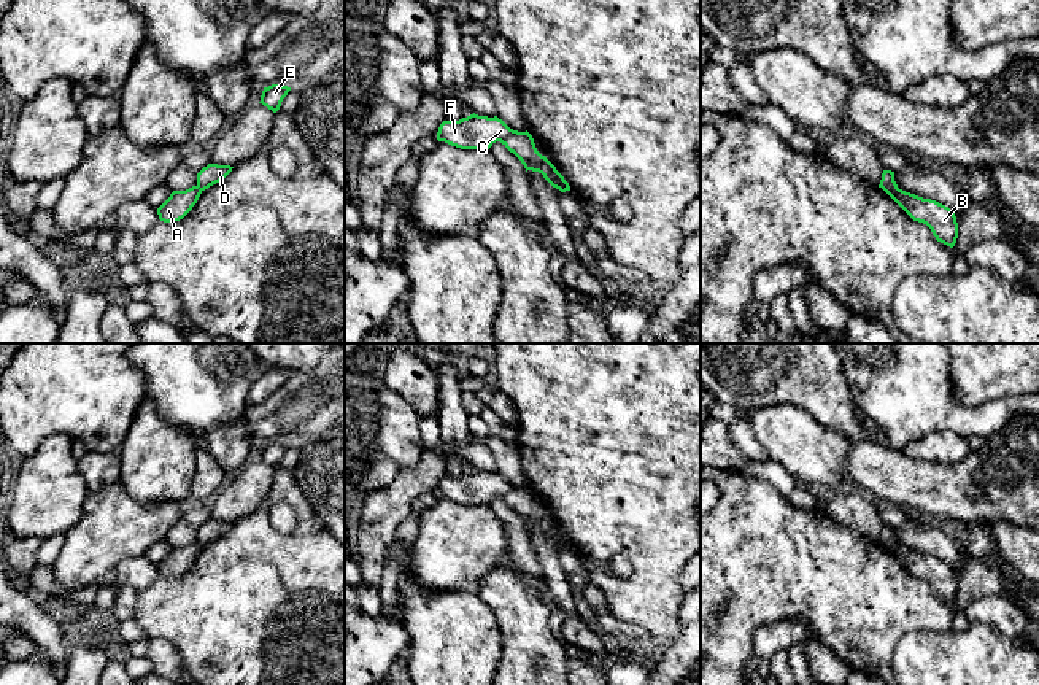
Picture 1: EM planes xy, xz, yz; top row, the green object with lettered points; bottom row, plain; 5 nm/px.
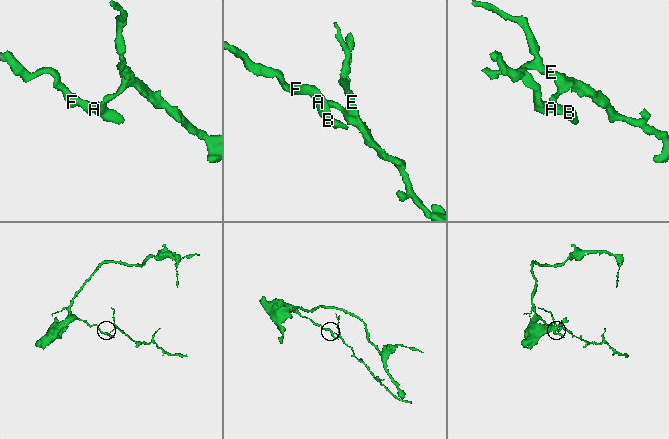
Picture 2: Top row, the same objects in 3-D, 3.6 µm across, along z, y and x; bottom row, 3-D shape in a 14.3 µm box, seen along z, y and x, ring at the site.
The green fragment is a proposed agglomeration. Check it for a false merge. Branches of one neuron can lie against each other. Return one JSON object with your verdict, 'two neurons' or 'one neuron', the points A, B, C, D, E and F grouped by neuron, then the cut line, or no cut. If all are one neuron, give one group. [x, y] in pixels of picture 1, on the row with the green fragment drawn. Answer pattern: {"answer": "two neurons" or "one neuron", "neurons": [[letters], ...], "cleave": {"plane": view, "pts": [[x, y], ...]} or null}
{"answer": "two neurons", "neurons": [["A", "B", "C", "F"], ["D", "E"]], "cleave": {"plane": "xz", "pts": [[556, 172], [556, 185], [560, 188]]}}

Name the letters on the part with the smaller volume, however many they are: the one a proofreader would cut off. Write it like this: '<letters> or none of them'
D, E

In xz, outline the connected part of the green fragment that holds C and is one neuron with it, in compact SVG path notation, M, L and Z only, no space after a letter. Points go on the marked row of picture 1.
M470 114L459 121L443 121L437 132L437 140L445 141L461 149L489 149L496 141L500 141L510 153L513 153L526 172L539 172L556 189L556 167L542 156L534 143L532 135L510 129L497 116Z

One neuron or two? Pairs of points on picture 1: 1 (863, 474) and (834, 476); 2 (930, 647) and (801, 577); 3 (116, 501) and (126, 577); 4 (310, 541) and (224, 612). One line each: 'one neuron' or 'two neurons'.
1: two neurons
2: two neurons
3: two neurons
4: one neuron

